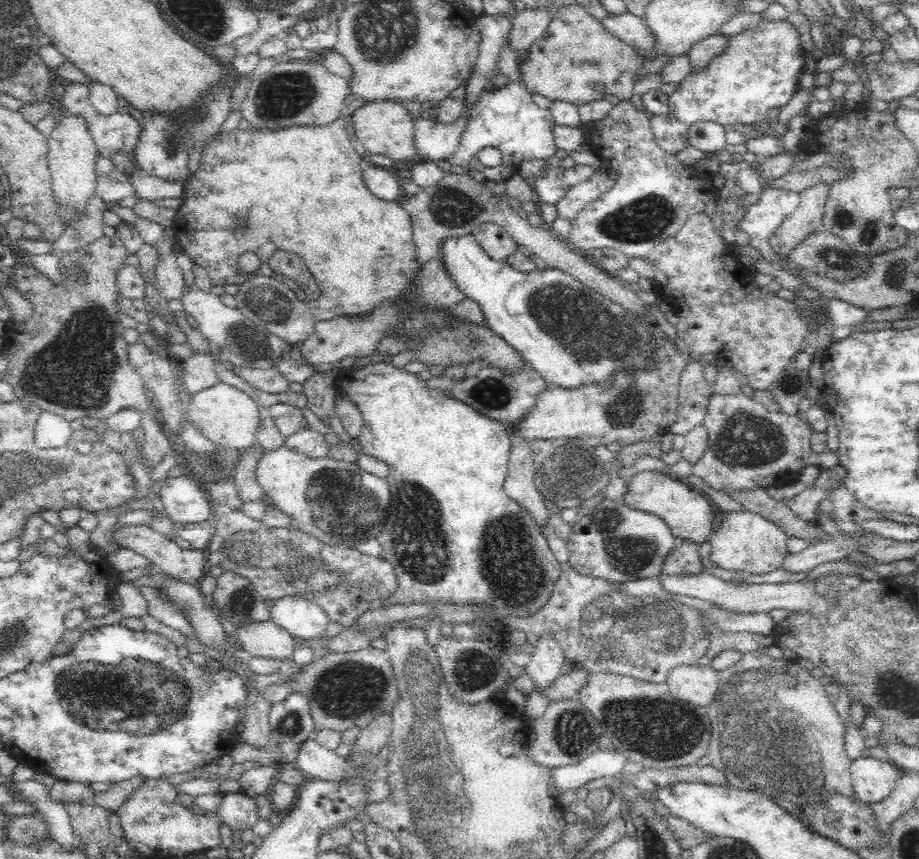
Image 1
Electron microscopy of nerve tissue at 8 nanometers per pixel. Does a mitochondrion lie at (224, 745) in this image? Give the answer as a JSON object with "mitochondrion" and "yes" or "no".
{"mitochondrion":"no"}

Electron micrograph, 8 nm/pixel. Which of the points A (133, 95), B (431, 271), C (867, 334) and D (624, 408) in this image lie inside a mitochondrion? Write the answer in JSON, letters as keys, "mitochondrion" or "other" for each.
{"A":"other","B":"other","C":"other","D":"mitochondrion"}

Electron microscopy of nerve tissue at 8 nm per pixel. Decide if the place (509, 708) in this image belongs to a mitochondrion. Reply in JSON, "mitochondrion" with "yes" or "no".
{"mitochondrion":"no"}

